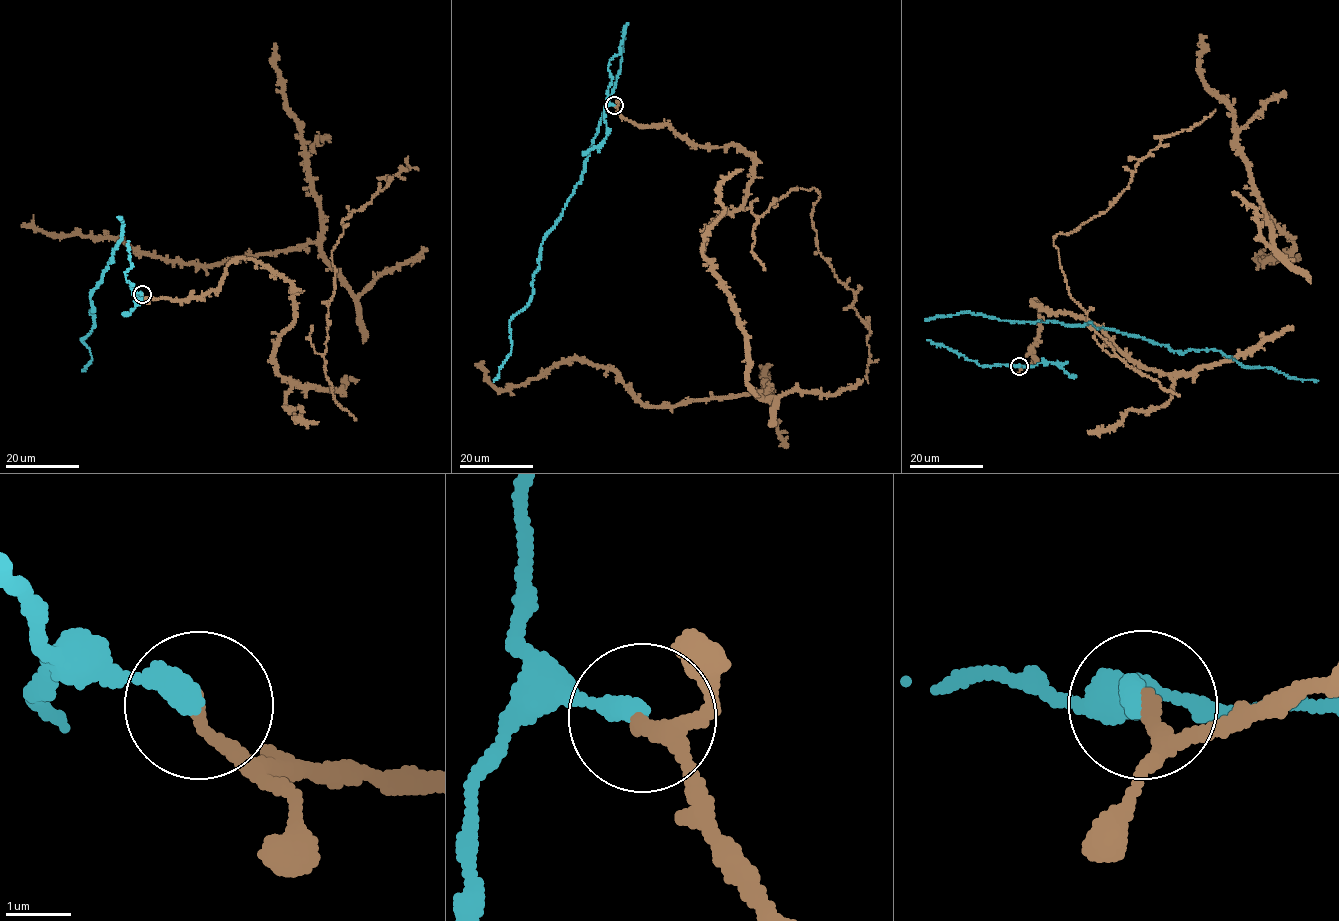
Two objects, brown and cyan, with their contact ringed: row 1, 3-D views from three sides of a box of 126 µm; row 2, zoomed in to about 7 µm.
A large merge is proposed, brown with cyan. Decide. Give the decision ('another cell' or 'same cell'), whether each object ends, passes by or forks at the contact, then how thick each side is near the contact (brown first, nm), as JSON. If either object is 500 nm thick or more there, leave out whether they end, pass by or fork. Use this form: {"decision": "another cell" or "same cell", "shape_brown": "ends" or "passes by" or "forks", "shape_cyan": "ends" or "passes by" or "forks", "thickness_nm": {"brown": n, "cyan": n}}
{"decision": "another cell", "shape_brown": "ends", "shape_cyan": "ends", "thickness_nm": {"brown": 240, "cyan": 360}}

